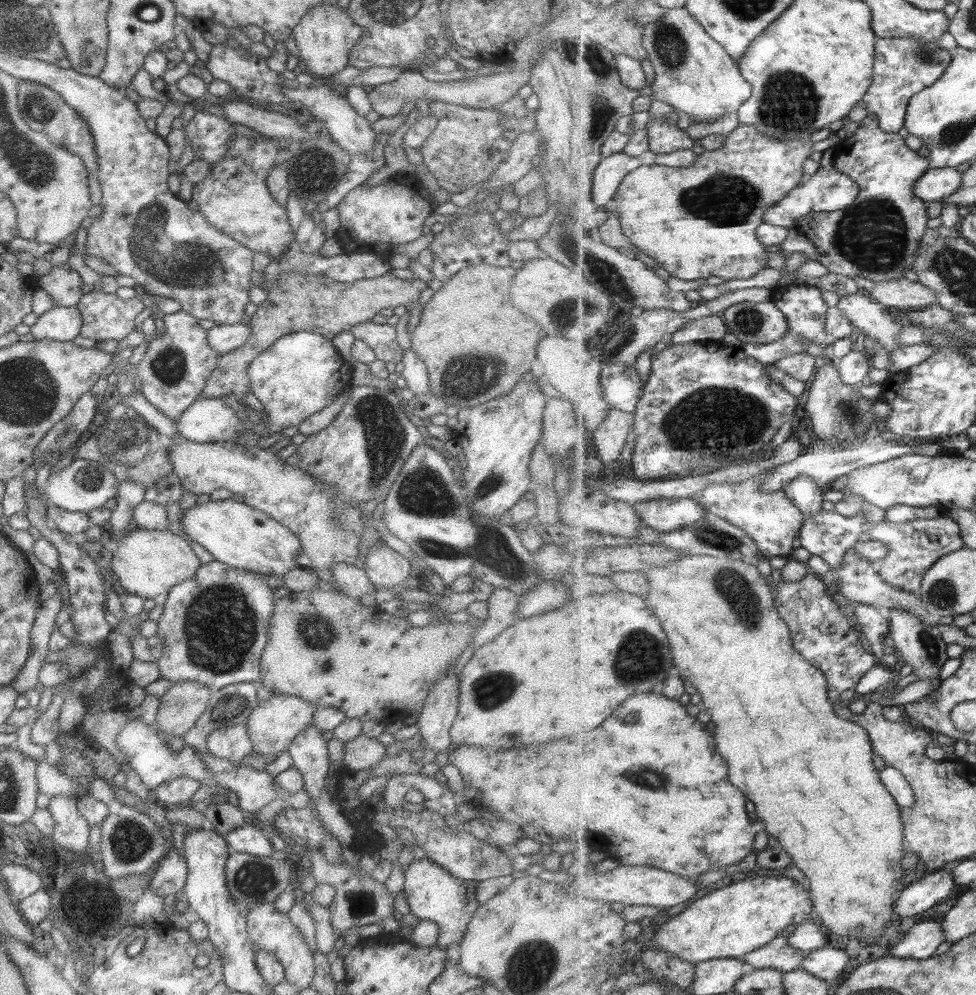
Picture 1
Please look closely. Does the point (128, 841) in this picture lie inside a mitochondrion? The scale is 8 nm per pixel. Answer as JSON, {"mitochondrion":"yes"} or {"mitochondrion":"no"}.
{"mitochondrion":"yes"}

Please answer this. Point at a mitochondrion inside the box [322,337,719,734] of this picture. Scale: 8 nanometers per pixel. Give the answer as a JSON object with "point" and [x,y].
{"point":[383,441]}

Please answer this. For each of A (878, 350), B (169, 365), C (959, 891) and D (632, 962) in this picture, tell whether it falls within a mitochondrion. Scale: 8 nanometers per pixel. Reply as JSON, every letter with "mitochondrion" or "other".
{"A":"other","B":"mitochondrion","C":"other","D":"other"}

